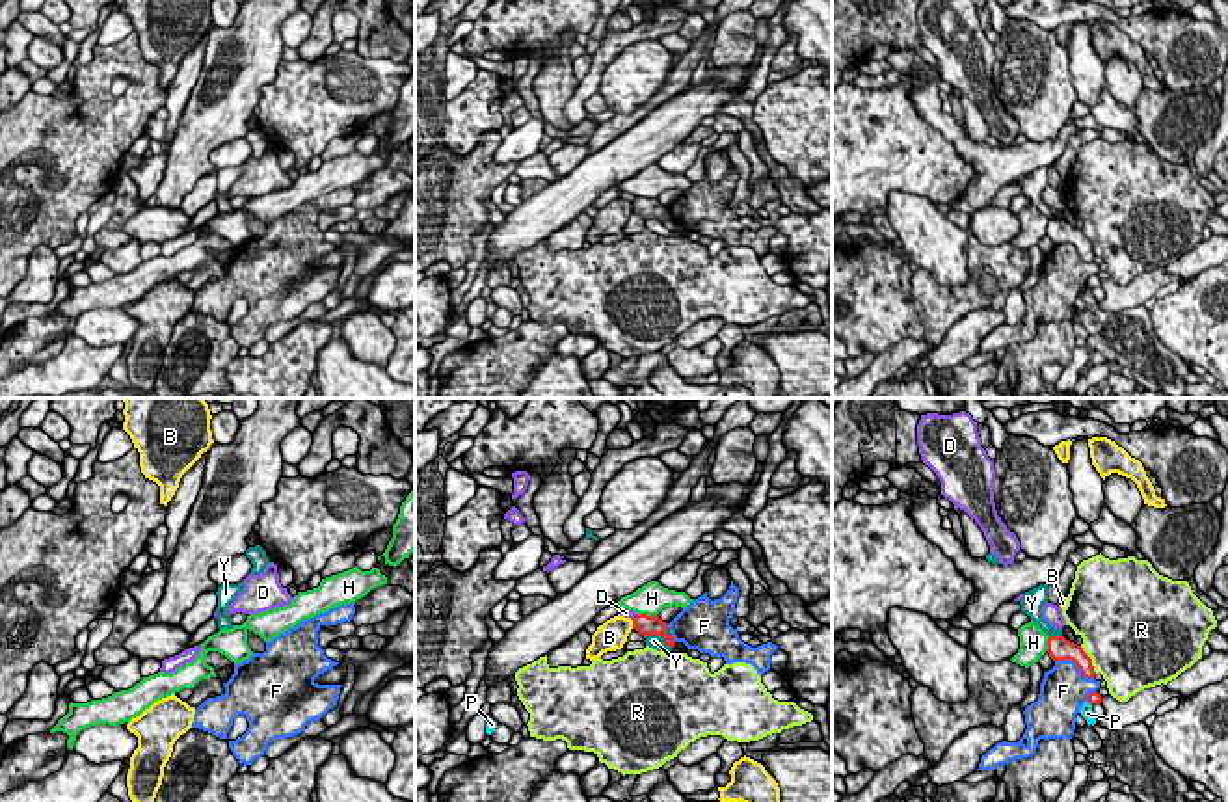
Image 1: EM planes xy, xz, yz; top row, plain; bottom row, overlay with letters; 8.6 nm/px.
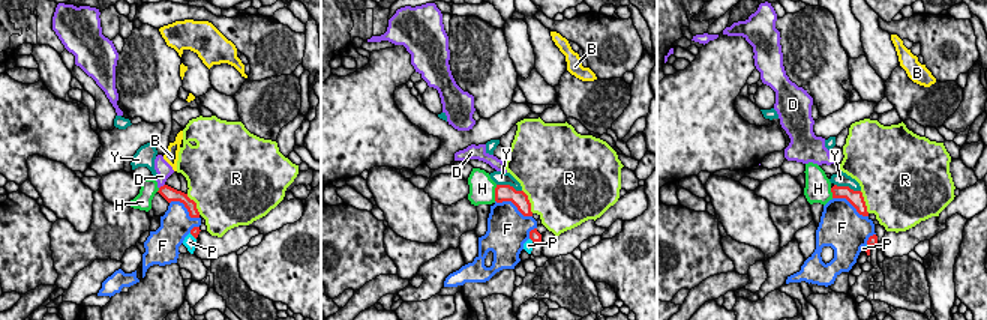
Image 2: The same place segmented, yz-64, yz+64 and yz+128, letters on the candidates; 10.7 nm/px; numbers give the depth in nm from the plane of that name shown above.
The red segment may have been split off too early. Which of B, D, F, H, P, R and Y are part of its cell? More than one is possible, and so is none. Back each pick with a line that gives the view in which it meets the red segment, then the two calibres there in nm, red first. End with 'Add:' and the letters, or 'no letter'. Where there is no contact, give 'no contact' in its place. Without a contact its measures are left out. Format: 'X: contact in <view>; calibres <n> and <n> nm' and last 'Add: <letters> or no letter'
Add: no letter

